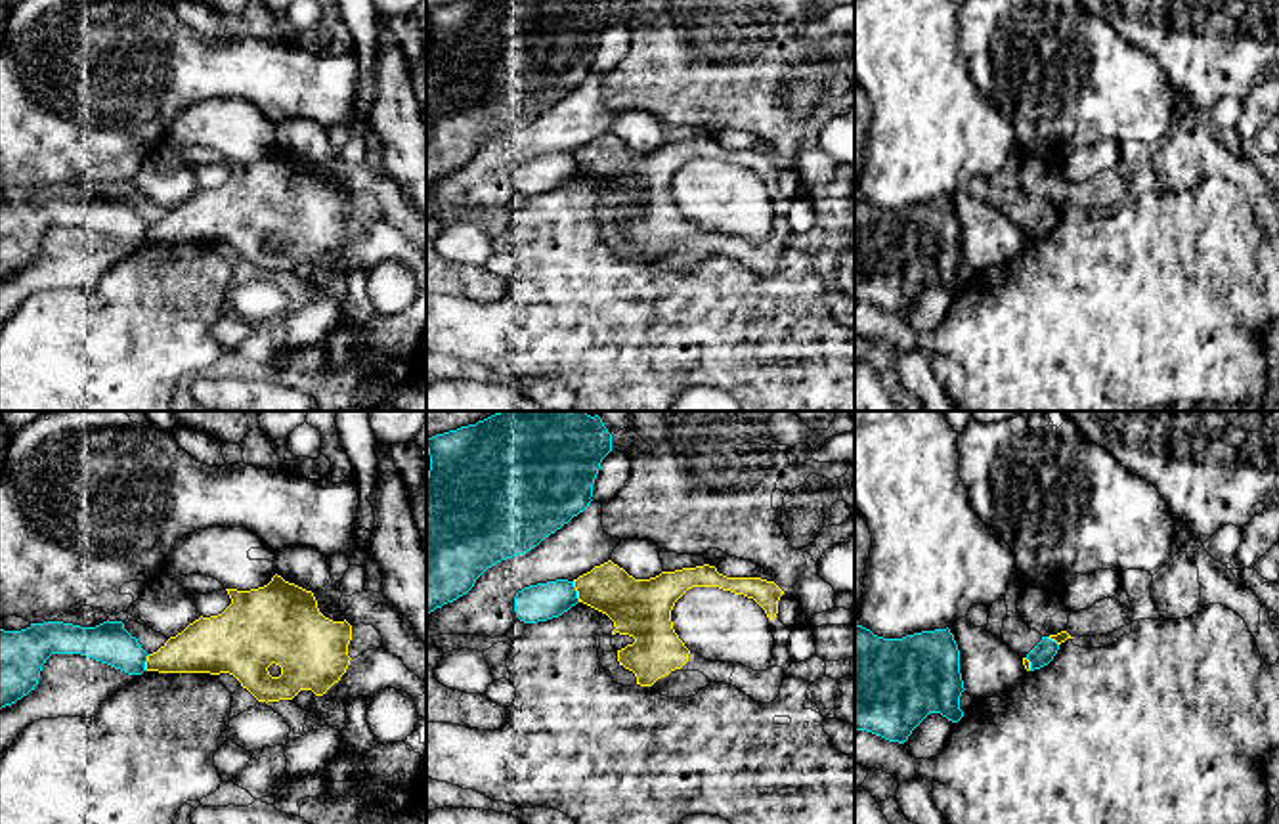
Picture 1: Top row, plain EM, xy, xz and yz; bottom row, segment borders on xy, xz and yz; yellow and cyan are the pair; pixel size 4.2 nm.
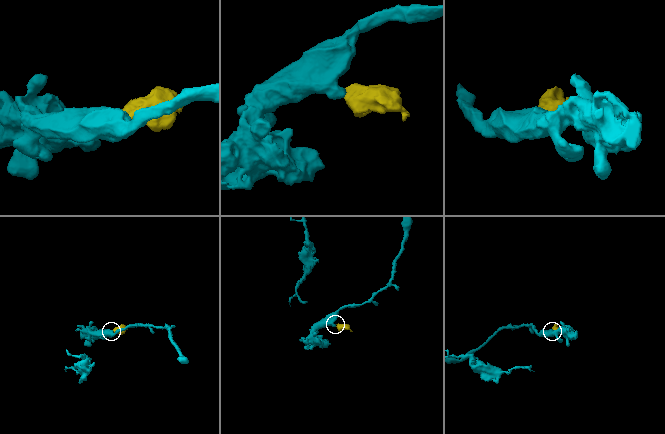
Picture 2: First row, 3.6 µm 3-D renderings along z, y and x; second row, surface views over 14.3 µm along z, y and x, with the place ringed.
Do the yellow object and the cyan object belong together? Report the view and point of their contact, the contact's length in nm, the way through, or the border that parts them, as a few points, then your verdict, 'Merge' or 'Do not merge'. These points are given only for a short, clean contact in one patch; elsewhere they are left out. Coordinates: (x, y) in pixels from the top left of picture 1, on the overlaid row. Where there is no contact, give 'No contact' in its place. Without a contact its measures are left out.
Touches yellow at xz (576, 589). Shared border 90 nm. Boundary: xz (572, 582), (580, 601). Do not merge

